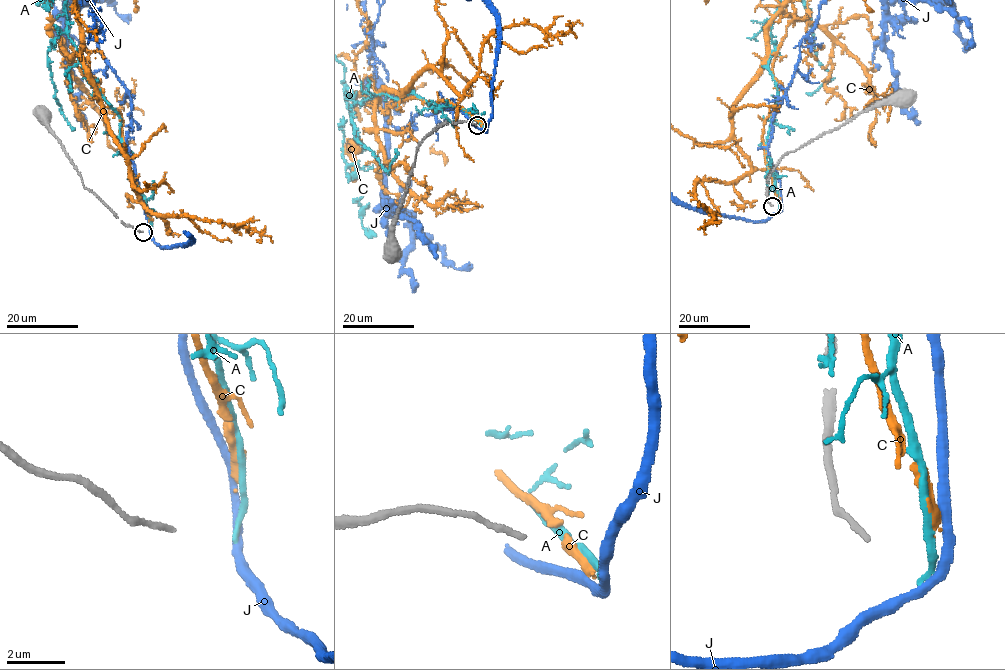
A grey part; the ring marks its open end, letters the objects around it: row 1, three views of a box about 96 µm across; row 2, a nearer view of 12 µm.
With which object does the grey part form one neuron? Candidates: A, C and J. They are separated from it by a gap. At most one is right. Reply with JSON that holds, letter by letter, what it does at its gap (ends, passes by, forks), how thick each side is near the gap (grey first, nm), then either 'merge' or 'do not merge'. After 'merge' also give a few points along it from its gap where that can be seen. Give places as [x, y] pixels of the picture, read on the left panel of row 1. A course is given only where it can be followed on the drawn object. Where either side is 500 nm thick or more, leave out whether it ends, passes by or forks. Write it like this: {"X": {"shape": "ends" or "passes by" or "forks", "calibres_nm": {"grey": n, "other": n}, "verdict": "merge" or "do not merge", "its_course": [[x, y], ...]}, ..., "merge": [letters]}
{"A": {"shape": "ends", "calibres_nm": {"grey": 200, "other": 190}, "verdict": "do not merge"}, "C": {"shape": "ends", "calibres_nm": {"grey": 200, "other": 240}, "verdict": "do not merge"}, "J": {"shape": "passes by", "calibres_nm": {"grey": 200, "other": 360}, "verdict": "do not merge"}, "merge": []}

